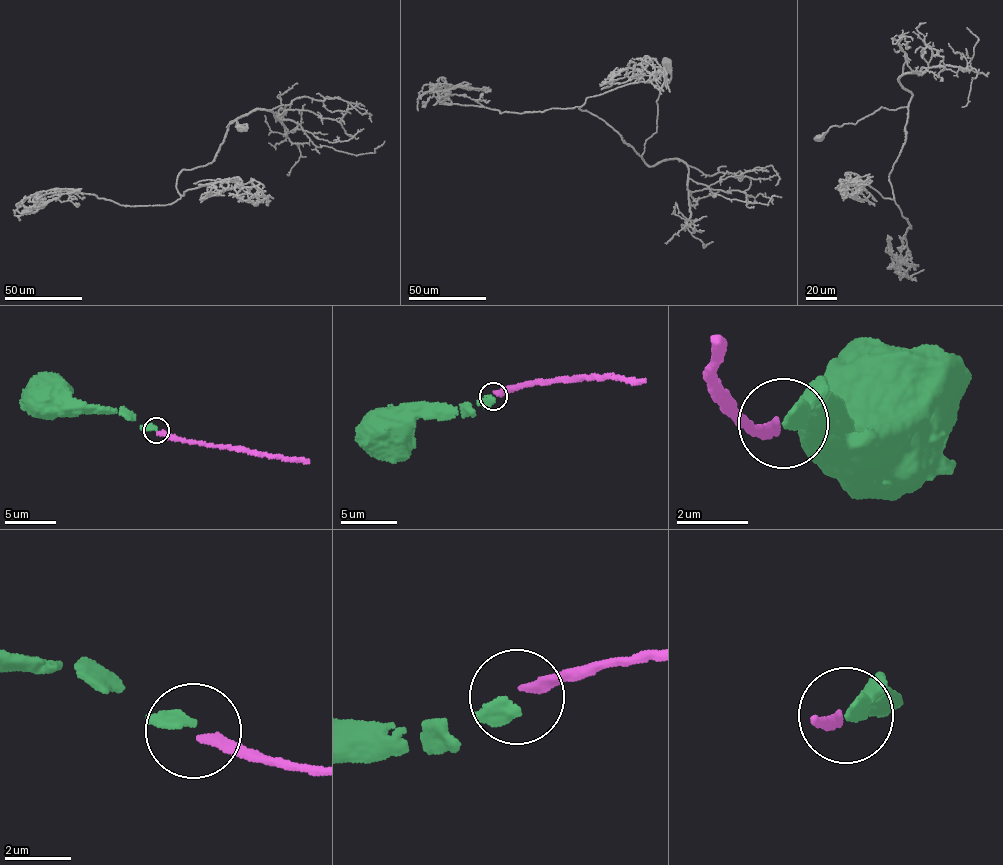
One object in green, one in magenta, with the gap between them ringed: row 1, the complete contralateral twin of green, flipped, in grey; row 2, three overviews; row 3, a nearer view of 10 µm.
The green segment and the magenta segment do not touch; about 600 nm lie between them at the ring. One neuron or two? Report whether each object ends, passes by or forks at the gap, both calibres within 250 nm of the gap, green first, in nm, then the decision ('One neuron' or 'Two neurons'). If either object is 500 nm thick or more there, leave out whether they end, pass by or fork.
At the ring green ends. At the ring magenta ends. Thickness 360 nm (green) against 260 nm. One neuron

